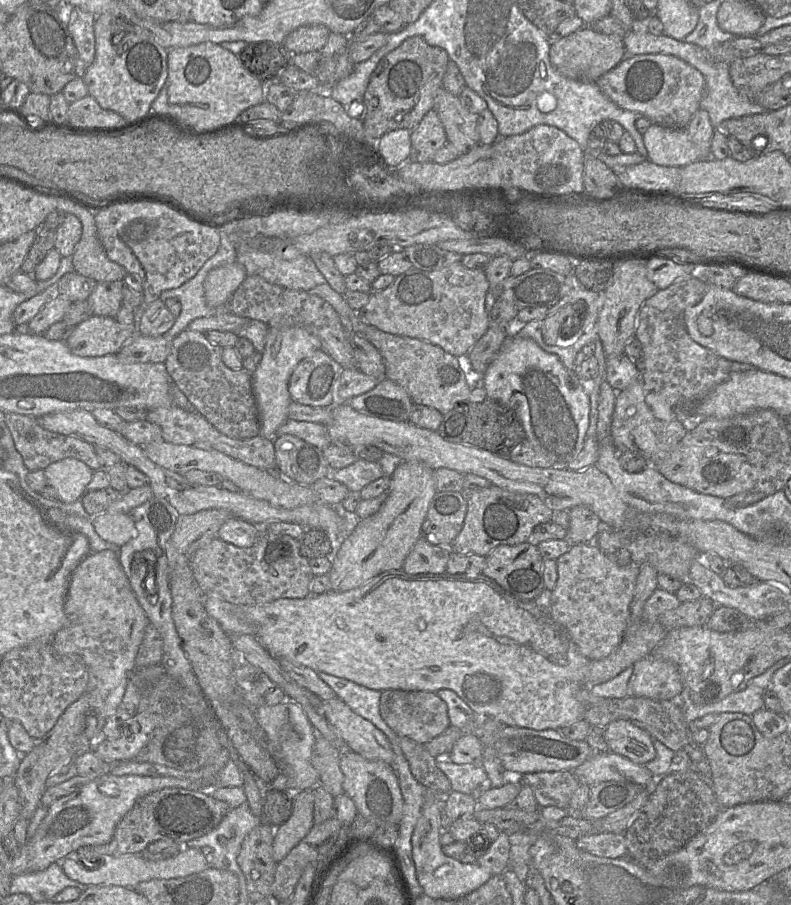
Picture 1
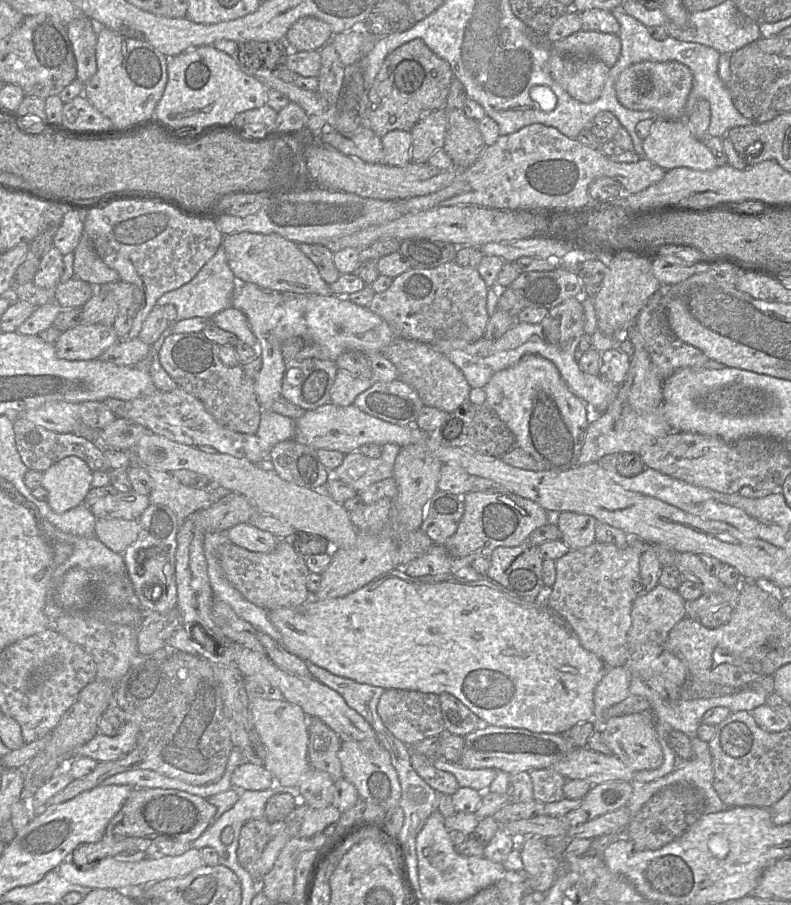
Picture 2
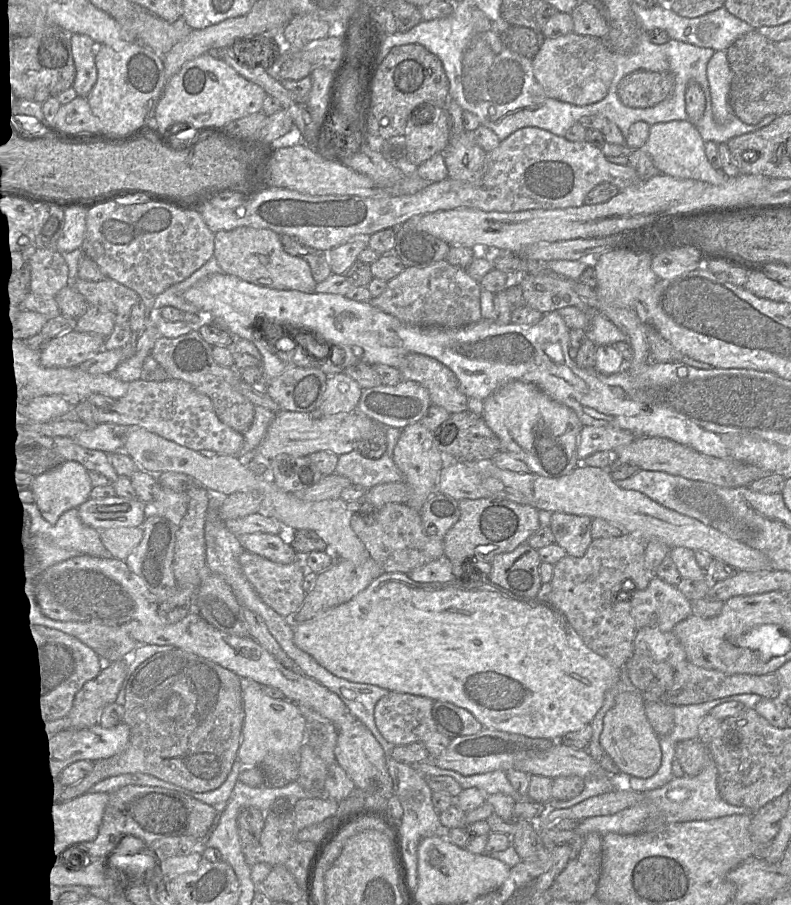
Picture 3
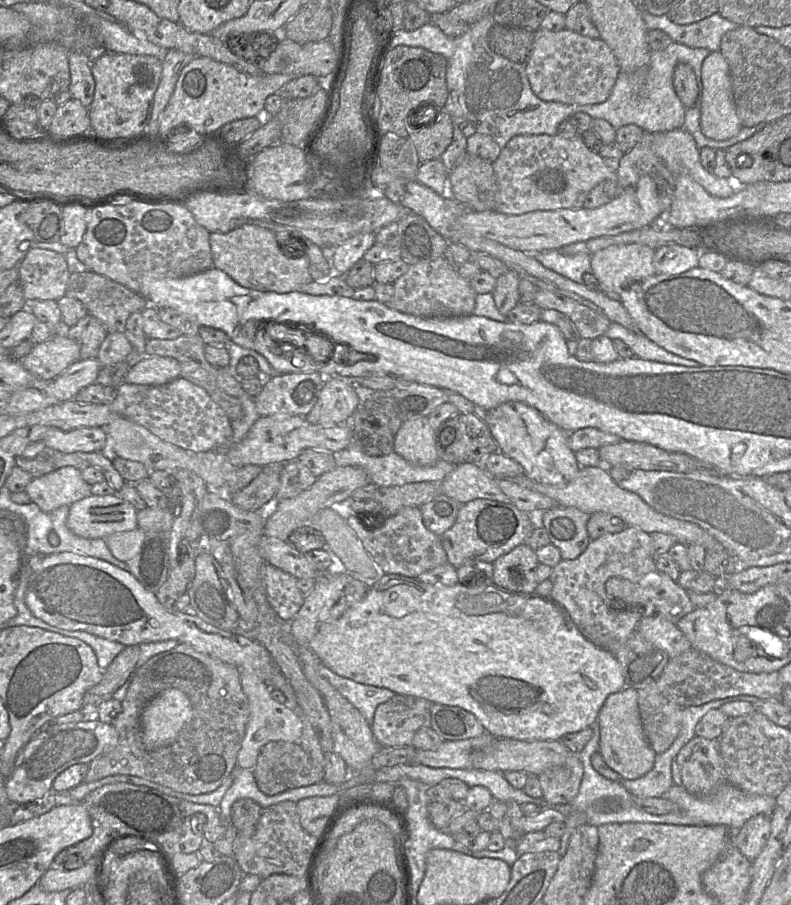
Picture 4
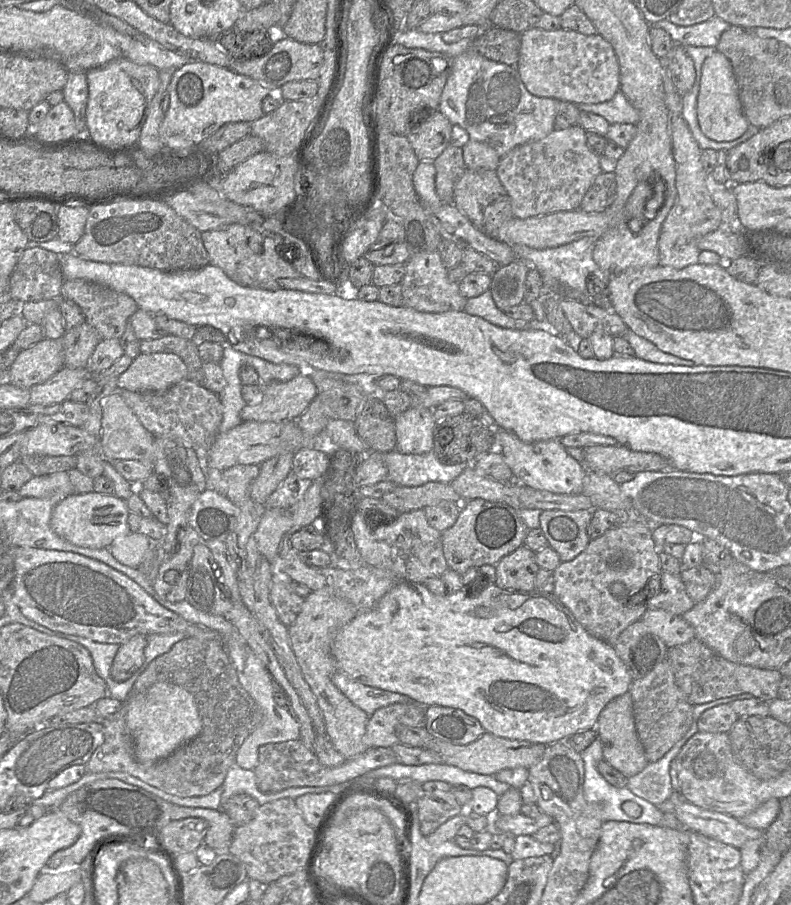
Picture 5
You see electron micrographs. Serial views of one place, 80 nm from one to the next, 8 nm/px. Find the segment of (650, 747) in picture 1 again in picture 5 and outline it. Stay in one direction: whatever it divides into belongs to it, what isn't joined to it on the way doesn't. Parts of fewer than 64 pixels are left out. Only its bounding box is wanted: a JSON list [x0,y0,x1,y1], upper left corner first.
[596,691,649,778]

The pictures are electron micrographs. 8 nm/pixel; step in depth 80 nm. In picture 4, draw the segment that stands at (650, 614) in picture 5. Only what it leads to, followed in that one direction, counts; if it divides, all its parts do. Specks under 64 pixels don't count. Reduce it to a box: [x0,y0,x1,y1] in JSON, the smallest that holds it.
[636,614,692,658]

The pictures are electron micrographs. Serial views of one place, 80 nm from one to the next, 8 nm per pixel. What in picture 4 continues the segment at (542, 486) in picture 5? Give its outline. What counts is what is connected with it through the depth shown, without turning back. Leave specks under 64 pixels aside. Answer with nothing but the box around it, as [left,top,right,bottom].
[486,402,581,485]

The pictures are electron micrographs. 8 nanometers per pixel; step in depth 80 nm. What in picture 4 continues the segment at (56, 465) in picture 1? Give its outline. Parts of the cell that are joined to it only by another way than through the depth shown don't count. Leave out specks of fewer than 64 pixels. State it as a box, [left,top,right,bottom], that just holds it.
[25,466,91,513]

